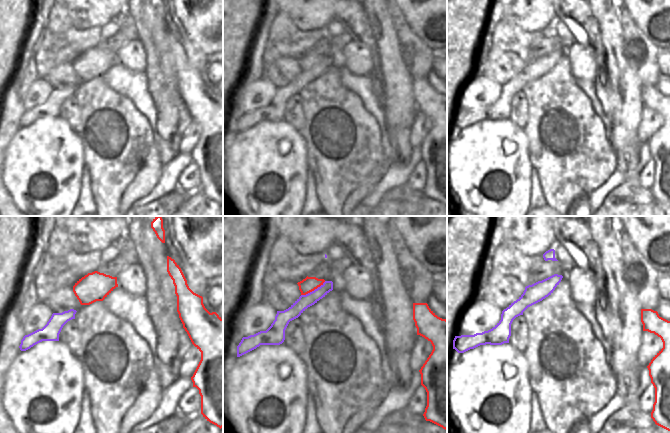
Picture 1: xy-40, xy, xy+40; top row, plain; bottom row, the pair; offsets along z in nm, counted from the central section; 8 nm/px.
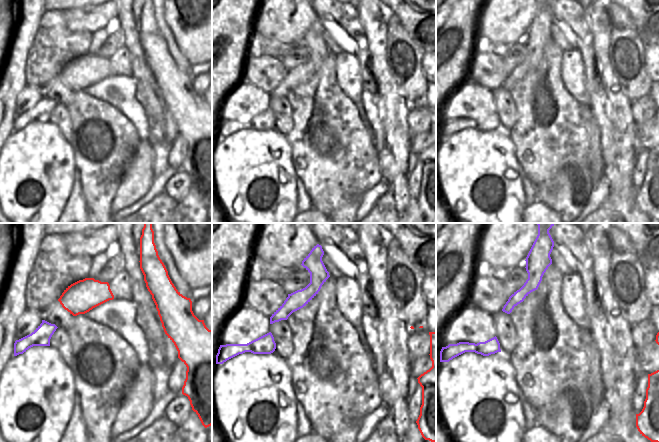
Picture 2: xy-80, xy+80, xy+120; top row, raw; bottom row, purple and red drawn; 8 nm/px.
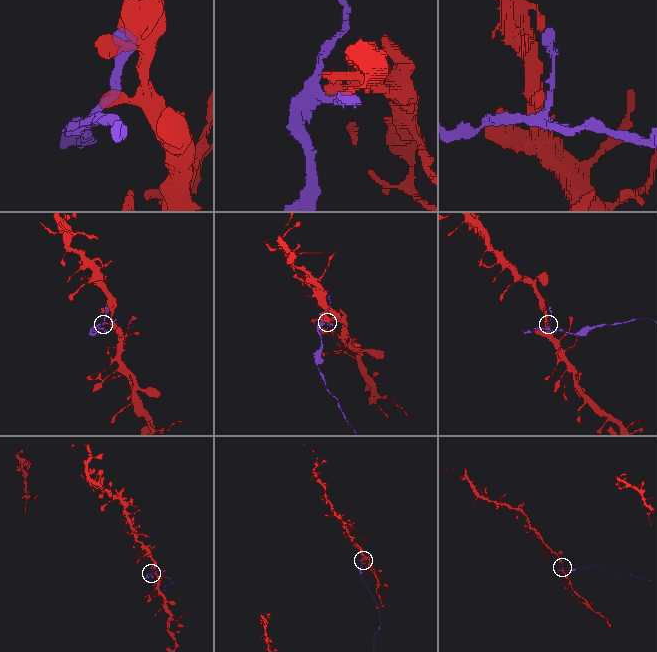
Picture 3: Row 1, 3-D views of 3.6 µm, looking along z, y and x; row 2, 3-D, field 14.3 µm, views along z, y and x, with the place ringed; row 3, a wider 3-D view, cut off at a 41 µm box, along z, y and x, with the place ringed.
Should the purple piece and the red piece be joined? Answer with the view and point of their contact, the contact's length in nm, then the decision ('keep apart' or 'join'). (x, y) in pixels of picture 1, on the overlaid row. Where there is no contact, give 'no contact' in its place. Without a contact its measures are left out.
xy (314, 290) | 240 nm | keep apart

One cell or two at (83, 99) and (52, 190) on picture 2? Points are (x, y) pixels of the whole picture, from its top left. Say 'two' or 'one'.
two

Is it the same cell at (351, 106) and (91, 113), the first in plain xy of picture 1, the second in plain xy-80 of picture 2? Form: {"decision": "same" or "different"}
{"decision": "same"}

